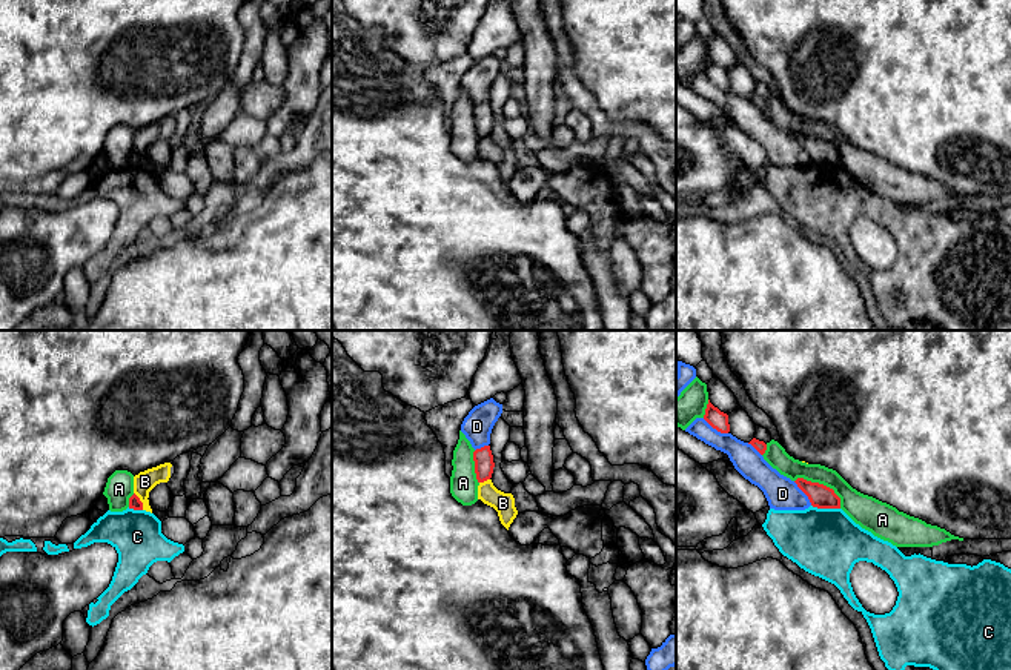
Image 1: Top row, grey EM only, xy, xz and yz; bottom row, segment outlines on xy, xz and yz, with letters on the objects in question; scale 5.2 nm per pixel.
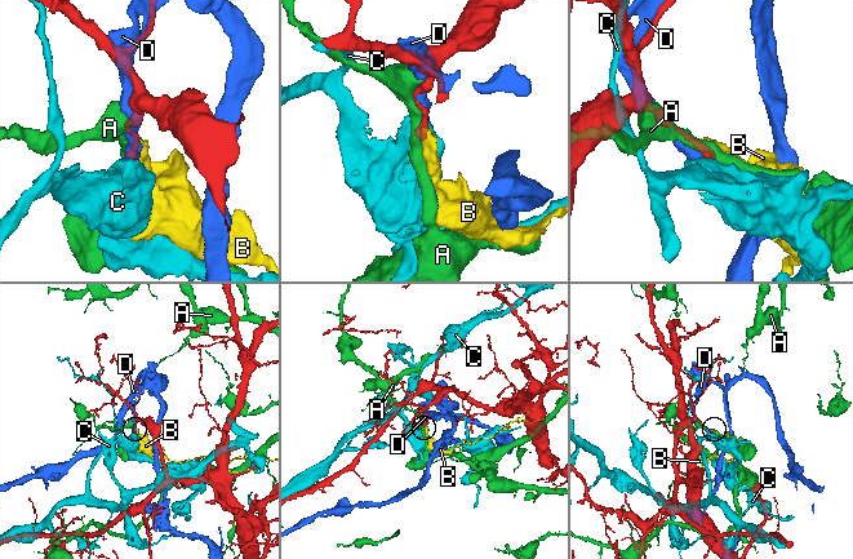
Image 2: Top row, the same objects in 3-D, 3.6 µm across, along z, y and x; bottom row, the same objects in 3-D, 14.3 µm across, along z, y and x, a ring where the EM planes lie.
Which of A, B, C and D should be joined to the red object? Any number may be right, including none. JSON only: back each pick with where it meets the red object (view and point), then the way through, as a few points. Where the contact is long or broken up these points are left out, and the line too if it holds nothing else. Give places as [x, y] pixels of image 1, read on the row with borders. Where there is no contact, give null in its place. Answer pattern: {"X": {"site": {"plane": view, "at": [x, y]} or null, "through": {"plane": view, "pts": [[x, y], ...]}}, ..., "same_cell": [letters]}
{"same_cell": []}

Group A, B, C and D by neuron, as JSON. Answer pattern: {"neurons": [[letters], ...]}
{"neurons": [["A"], ["B"], ["C"], ["D"]]}

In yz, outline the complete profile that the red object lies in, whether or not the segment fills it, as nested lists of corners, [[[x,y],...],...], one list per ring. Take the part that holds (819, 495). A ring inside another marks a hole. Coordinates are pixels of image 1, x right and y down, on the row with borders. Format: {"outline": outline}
{"outline": [[[797,478],[794,483],[808,496],[813,507],[840,509],[840,498],[834,493],[833,489],[819,483],[807,481],[804,478]]]}

